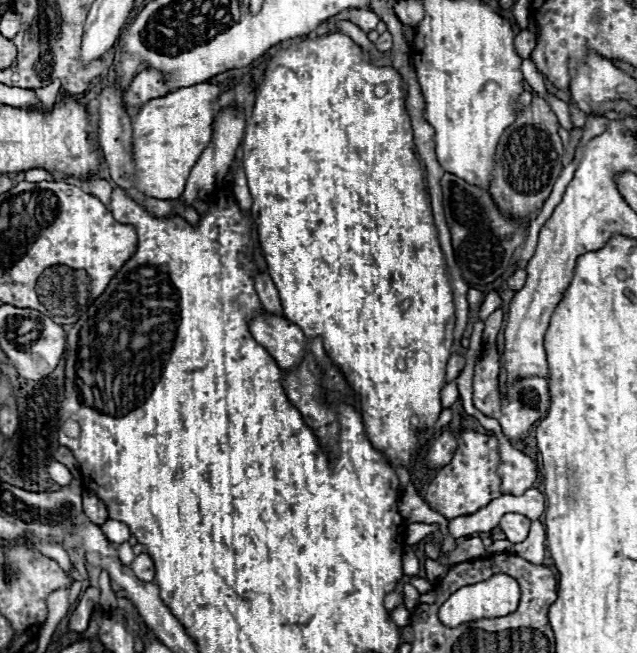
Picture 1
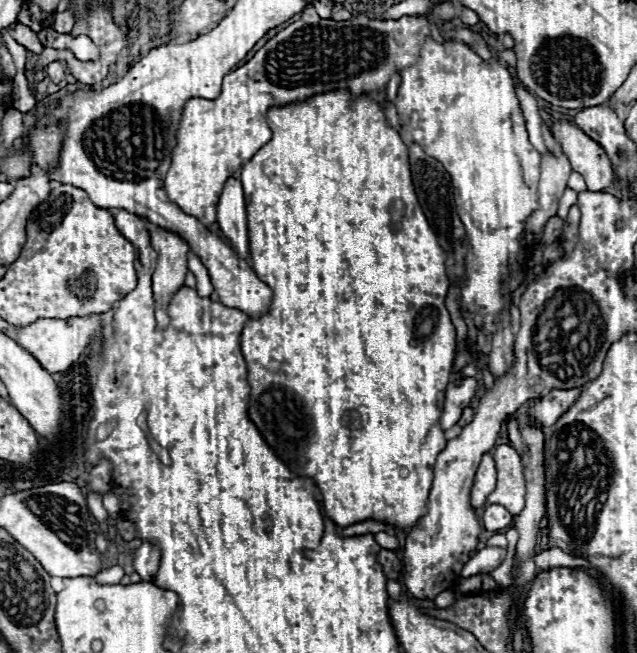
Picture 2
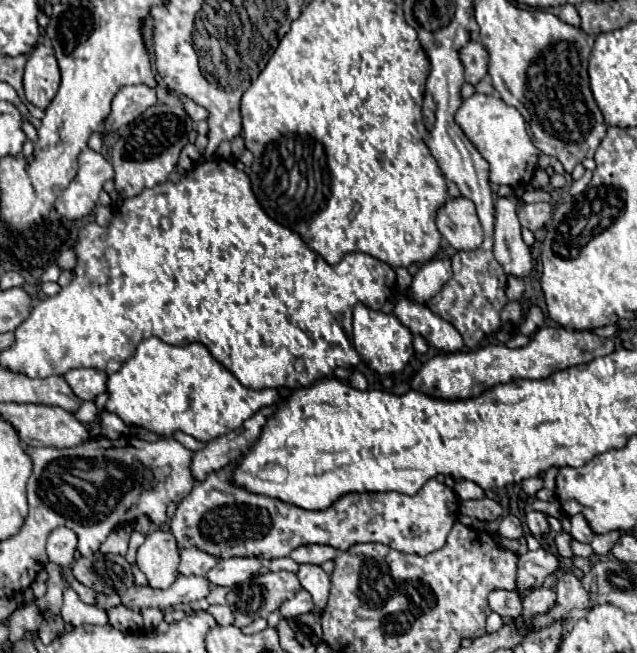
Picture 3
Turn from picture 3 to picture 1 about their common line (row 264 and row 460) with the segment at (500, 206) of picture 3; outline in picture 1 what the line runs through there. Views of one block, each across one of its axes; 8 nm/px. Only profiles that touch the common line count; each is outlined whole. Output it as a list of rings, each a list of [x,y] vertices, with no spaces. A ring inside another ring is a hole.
[[[498,436],[500,442],[500,466],[498,474],[502,476],[502,494],[524,494],[536,482],[536,464],[516,450],[504,436]]]

